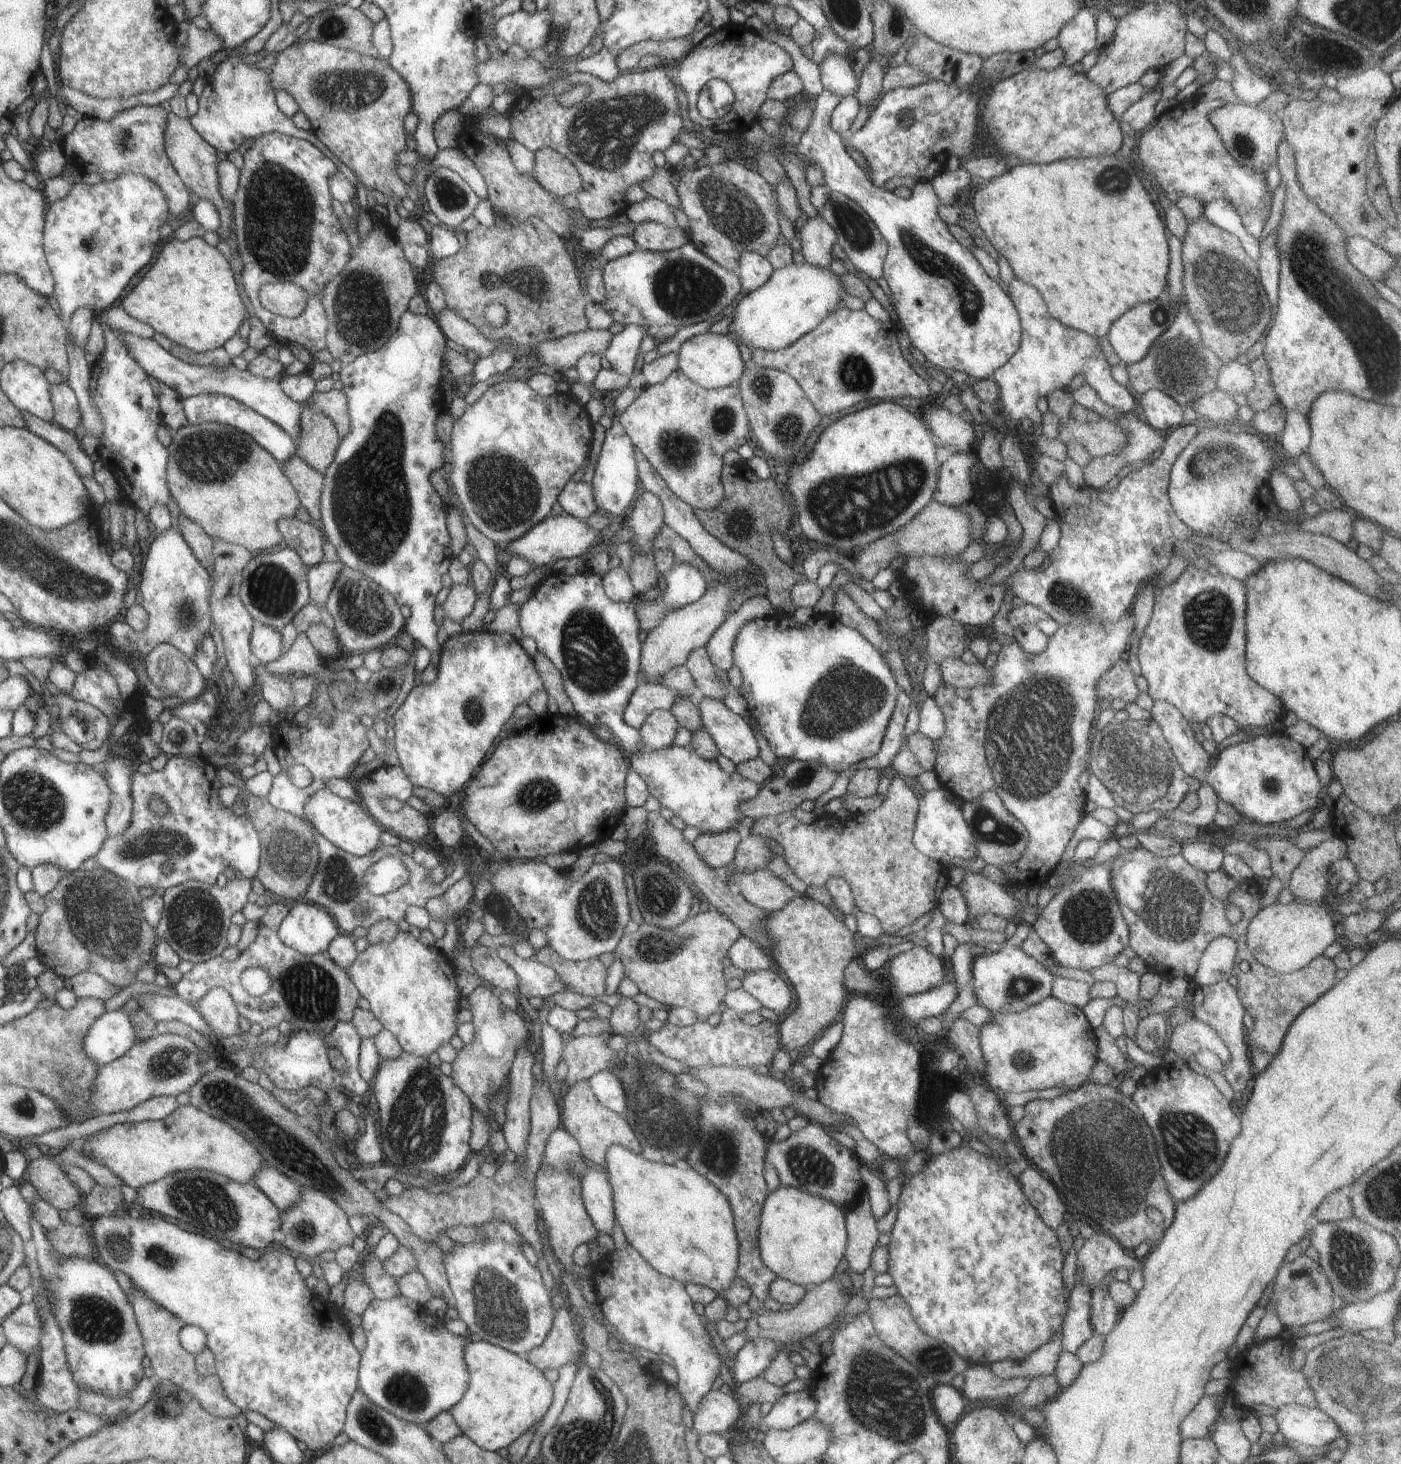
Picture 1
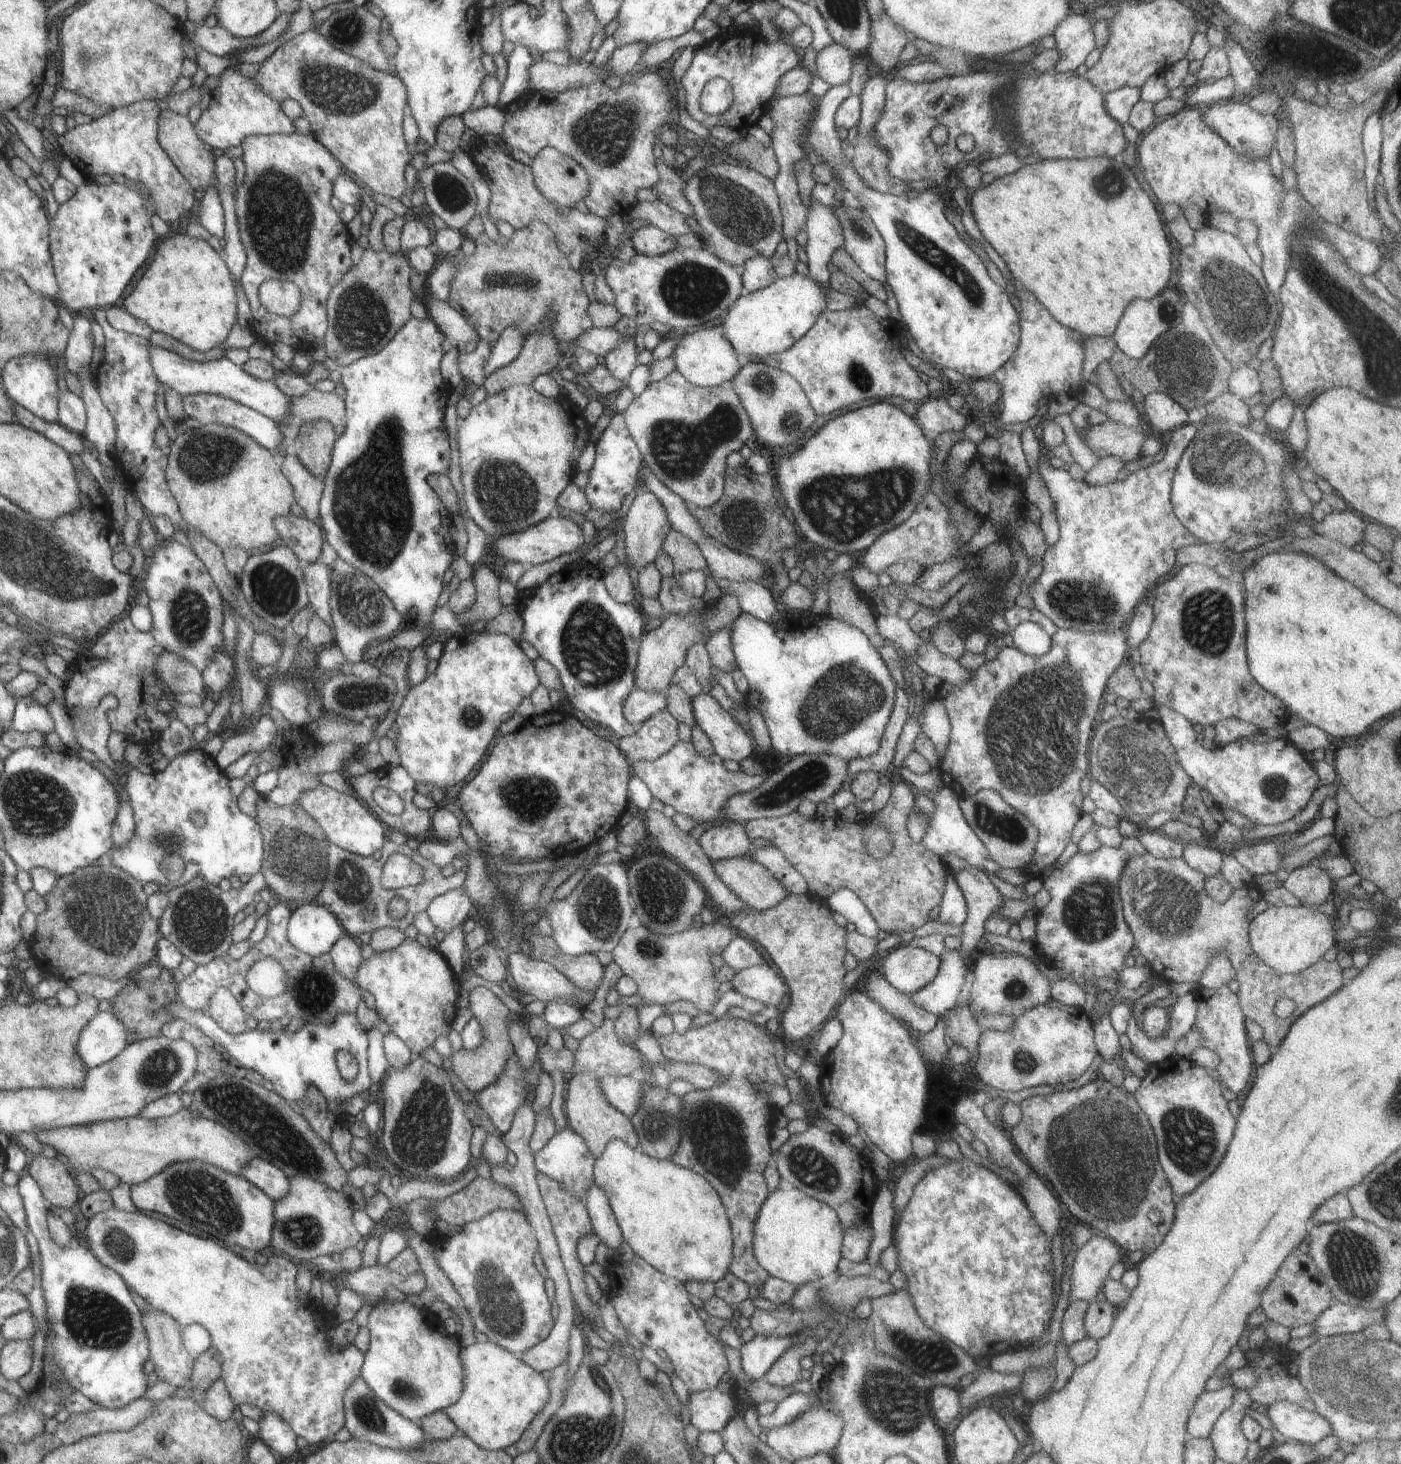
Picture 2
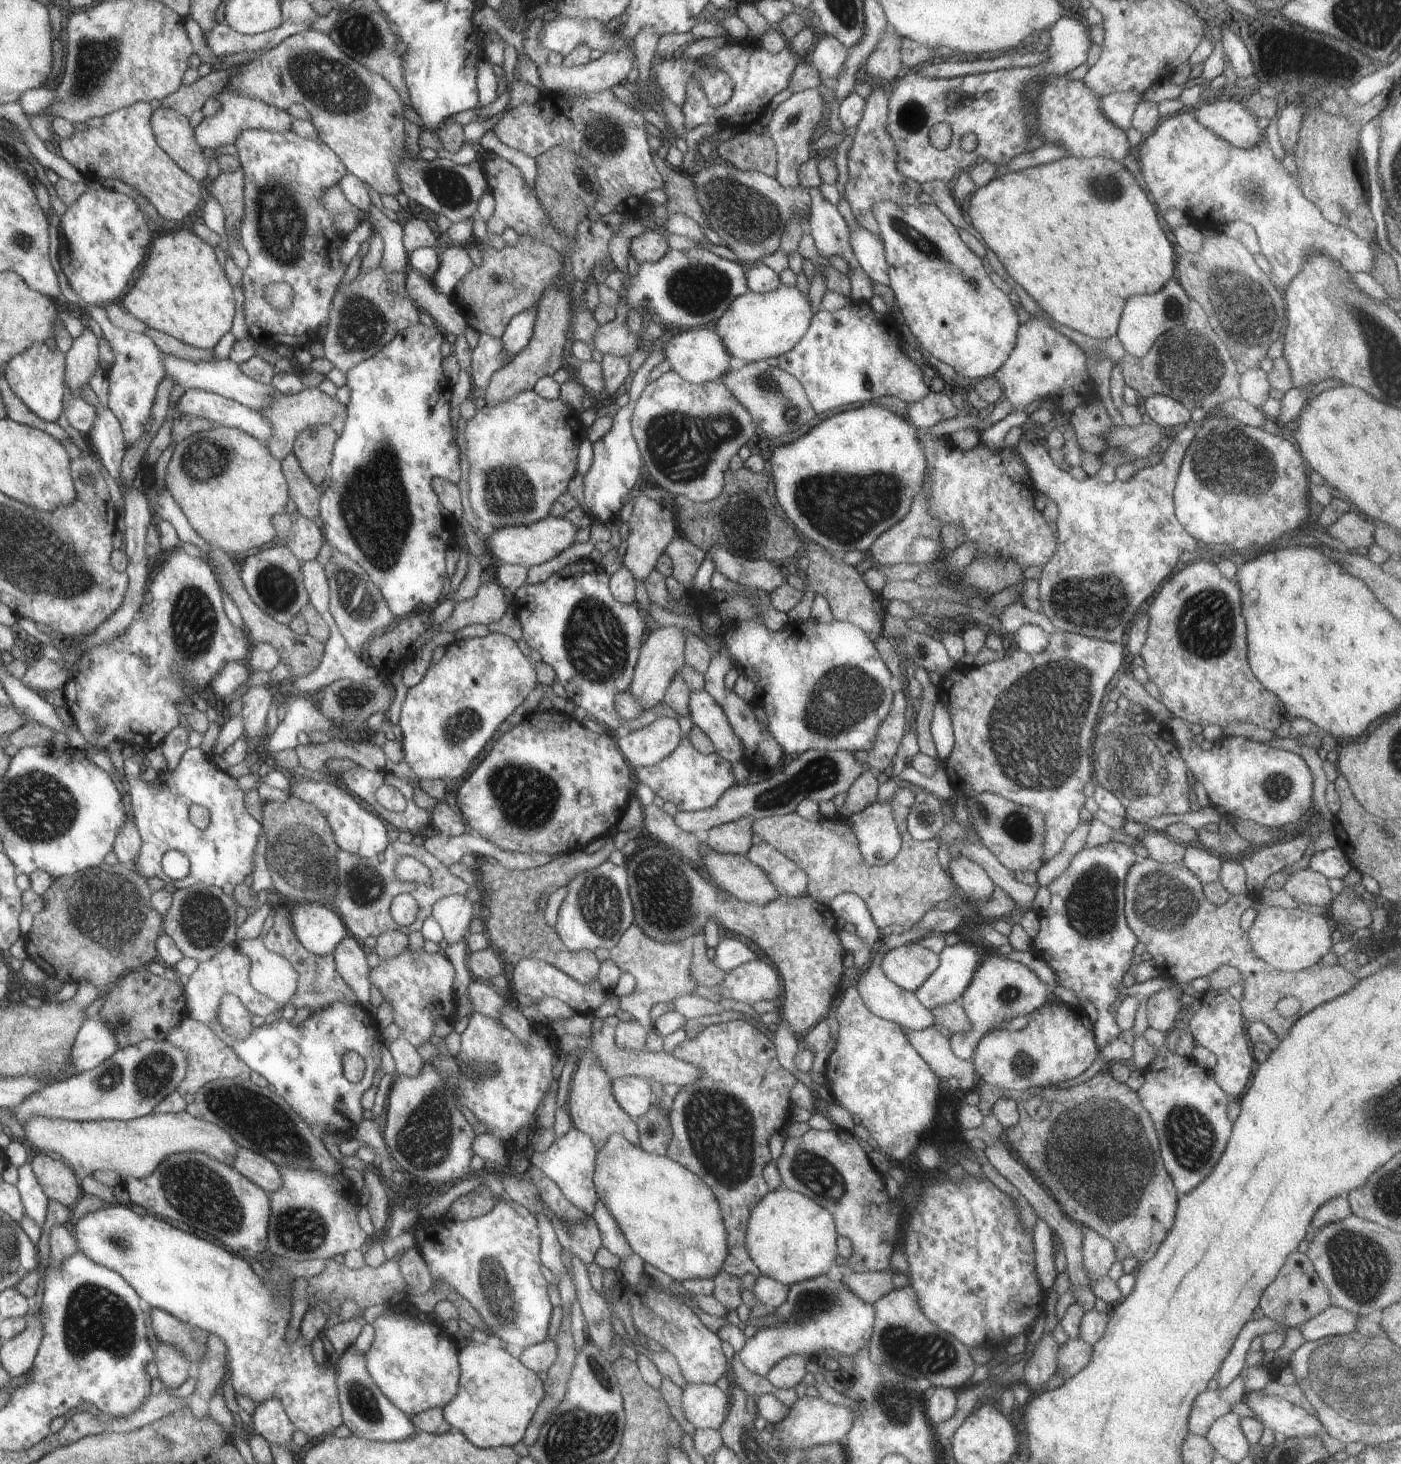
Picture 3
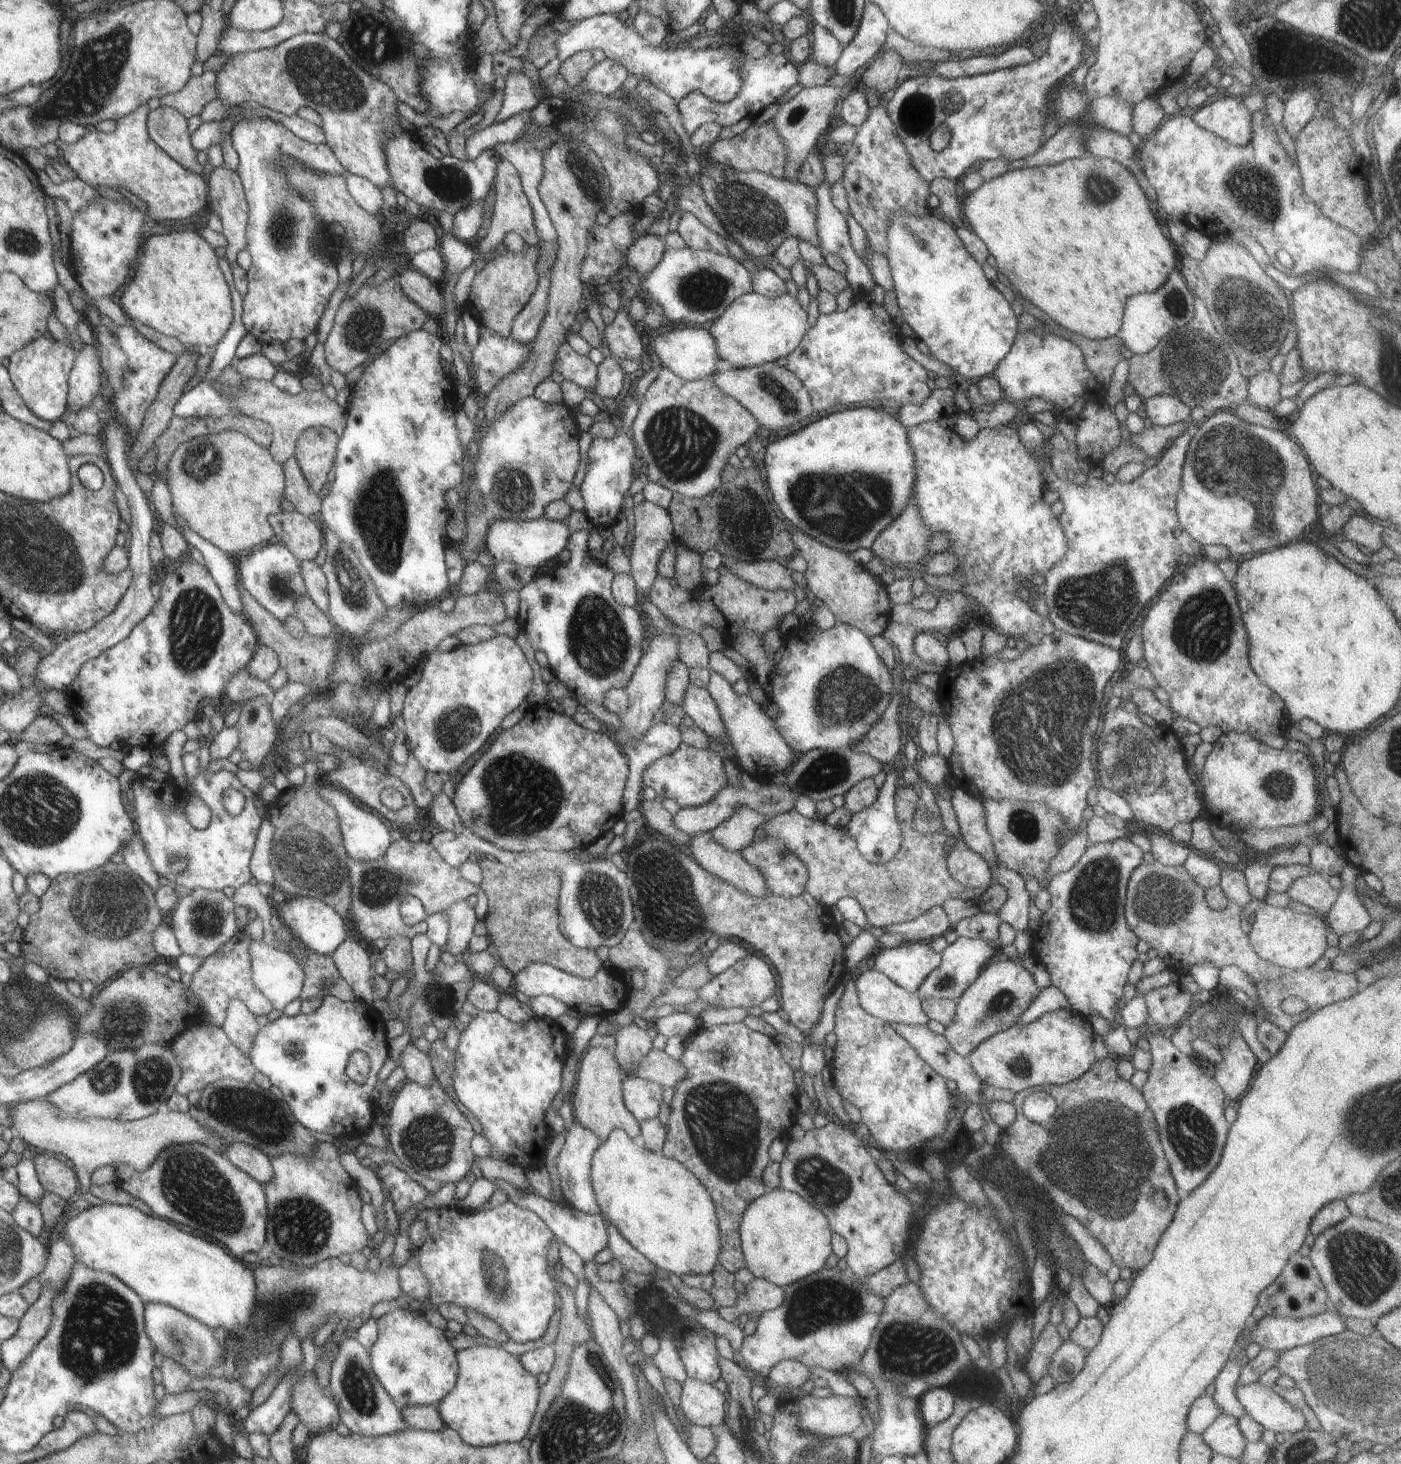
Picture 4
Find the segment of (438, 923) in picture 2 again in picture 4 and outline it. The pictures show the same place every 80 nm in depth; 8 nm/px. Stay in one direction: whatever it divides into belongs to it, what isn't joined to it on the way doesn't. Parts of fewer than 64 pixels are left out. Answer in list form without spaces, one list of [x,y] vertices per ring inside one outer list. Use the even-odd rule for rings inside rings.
[[[458,901],[450,904],[443,911],[449,920],[449,935],[444,951],[450,956],[466,954],[468,945],[474,936],[474,925],[478,922],[476,913],[466,901]]]

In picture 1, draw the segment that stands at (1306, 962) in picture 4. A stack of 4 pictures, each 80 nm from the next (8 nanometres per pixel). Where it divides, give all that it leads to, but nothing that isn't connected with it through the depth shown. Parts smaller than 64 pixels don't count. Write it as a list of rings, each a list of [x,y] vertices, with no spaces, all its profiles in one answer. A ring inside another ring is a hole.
[[[1302,902],[1273,903],[1258,911],[1249,922],[1247,948],[1253,957],[1264,967],[1277,973],[1293,973],[1308,966],[1324,950],[1336,942],[1336,923],[1332,921],[1329,906]]]

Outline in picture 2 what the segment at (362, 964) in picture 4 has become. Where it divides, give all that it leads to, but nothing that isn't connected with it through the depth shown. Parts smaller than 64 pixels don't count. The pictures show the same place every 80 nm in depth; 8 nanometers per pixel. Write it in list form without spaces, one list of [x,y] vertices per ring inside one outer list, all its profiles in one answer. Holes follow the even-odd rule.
[[[346,935],[335,942],[335,946],[330,952],[331,957],[334,959],[334,965],[345,979],[355,983],[357,982],[357,972],[360,965],[363,963],[362,951],[358,942],[354,937]]]

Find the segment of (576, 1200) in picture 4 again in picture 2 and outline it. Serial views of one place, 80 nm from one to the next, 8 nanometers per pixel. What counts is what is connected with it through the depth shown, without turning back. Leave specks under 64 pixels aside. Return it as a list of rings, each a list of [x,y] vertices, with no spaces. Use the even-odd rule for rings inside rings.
[[[570,1127],[557,1131],[542,1150],[534,1153],[536,1170],[562,1184],[569,1193],[581,1201],[585,1200],[588,1189],[595,1182],[595,1160],[586,1141]]]

